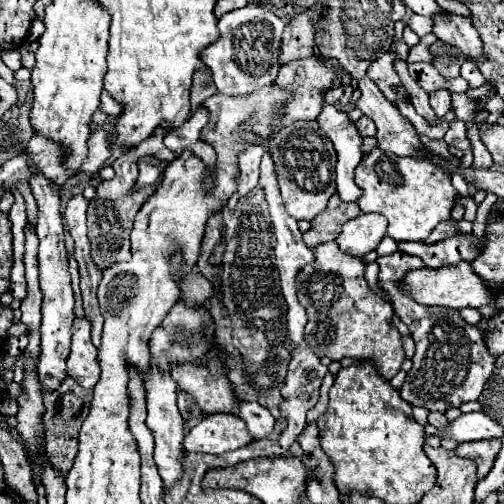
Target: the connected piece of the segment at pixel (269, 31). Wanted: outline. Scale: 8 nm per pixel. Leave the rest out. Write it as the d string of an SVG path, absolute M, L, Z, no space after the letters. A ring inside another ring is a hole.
M246 5L220 17L220 39L202 51L202 61L210 67L218 93L242 97L262 87L270 87L280 71L280 43L286 23L270 9Z

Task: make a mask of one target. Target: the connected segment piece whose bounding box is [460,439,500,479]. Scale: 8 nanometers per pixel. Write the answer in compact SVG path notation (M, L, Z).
M482 439L472 443L460 443L460 455L464 459L472 459L478 467L478 477L486 477L492 469L496 453L500 451L500 439Z

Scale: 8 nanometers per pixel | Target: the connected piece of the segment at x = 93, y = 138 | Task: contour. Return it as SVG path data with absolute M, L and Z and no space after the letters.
M100 127L92 129L92 135L88 139L88 159L84 161L80 171L96 173L102 167L102 163L110 157L110 149L108 149L110 141L108 139L110 139L110 135L104 129L100 129Z

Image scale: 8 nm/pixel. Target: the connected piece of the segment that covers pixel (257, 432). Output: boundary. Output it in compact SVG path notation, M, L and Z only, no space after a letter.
M240 401L240 417L246 421L248 431L252 433L254 441L268 437L276 425L276 419L270 415L270 411L266 407L258 405L256 401L252 401L252 403Z

